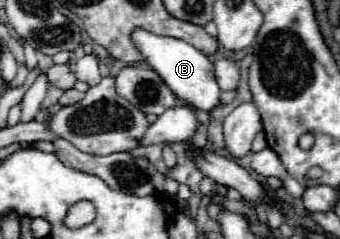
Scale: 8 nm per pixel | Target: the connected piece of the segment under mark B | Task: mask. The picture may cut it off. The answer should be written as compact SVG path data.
M134 29L130 39L132 39L134 47L142 53L148 67L152 67L164 79L164 83L168 83L168 87L172 87L172 93L180 101L184 101L188 107L200 109L200 111L212 111L220 103L220 87L212 73L212 61L202 51L198 51L196 47L192 47L186 41L154 35L146 29Z

